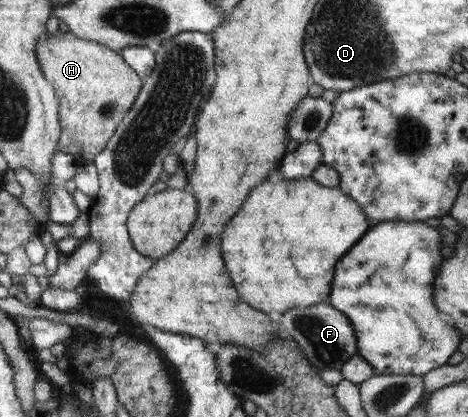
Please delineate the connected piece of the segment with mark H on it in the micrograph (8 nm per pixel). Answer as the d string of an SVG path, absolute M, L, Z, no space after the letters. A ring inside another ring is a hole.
M58 30L54 36L47 32L46 38L36 44L36 53L40 69L59 99L61 131L57 150L71 154L78 166L92 163L136 103L143 80L119 52L82 40L72 31Z

